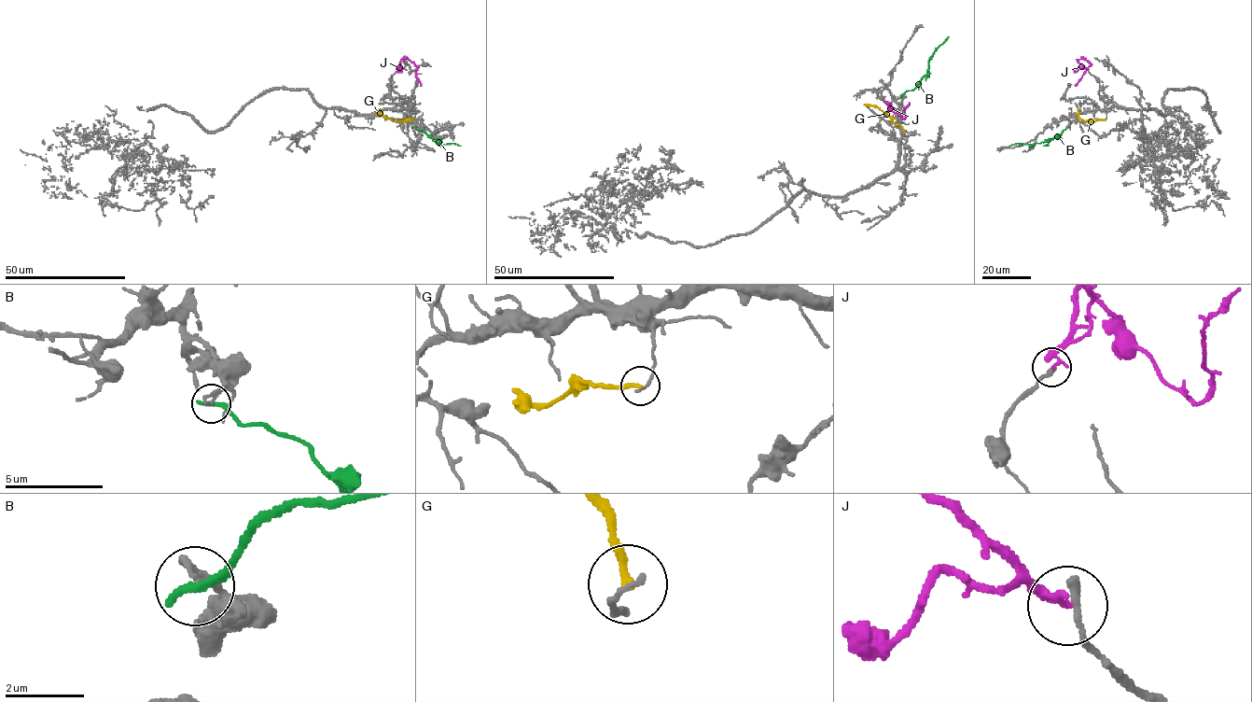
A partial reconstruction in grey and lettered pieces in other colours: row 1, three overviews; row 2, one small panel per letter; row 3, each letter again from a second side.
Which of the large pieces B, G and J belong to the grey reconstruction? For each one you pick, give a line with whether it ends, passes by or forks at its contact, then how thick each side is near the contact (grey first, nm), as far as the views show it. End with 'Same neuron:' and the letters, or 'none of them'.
Same neuron: none of them

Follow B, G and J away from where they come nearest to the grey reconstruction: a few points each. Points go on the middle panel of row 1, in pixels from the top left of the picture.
B: (901, 95), (912, 90), (927, 73), (930, 58), (948, 37)
G: (904, 133), (878, 107), (866, 105)
J: (885, 114), (889, 105), (904, 119), (909, 103)

